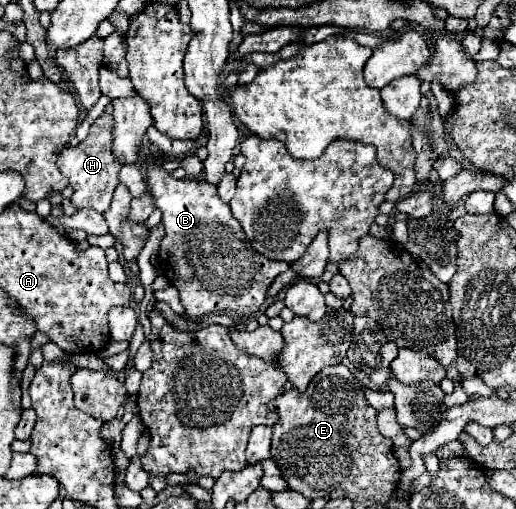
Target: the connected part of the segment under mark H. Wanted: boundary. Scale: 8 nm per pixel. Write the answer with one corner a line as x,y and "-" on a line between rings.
103,113
93,125
89,135
77,147
65,147
57,159
59,171
69,179
69,187
73,189
71,203
77,211
95,209
97,213
105,213
109,209
115,187
119,185
119,169
121,163
113,157
113,117

